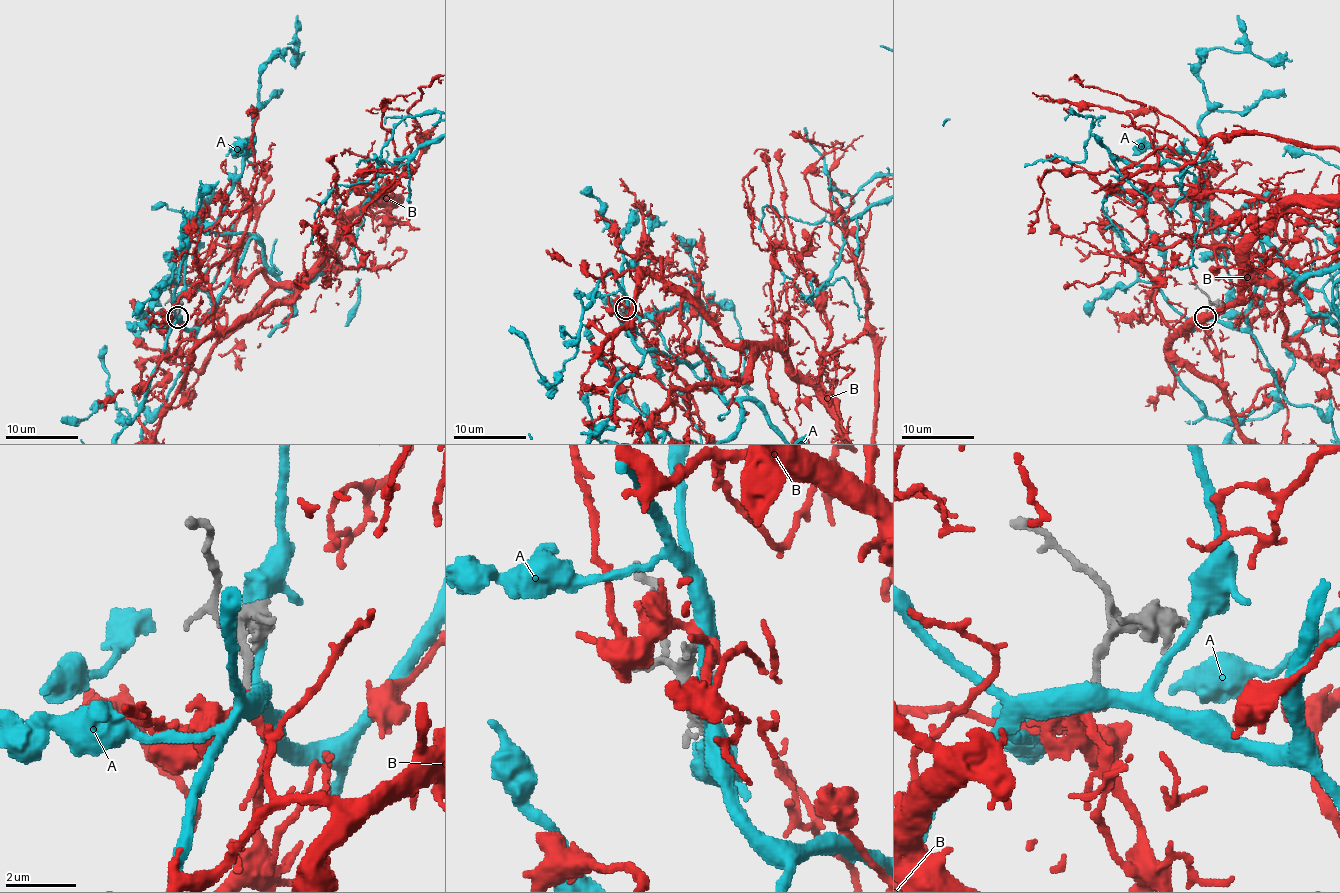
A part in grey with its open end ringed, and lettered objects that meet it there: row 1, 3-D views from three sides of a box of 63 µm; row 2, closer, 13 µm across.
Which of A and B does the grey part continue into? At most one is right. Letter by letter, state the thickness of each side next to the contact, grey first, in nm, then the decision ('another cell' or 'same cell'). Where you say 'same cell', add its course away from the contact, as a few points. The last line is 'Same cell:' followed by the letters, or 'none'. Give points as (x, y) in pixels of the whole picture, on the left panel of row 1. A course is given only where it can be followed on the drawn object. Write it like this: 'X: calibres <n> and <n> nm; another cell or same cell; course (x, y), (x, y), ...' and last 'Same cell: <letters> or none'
A: calibres 280 and 480 nm; another cell
B: calibres 280 and 240 nm; same cell
Same cell: B

